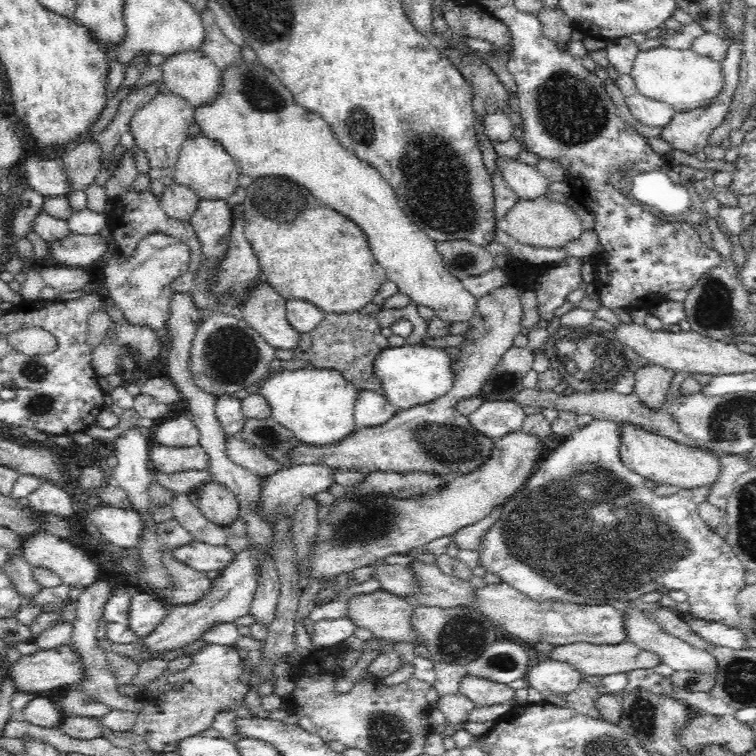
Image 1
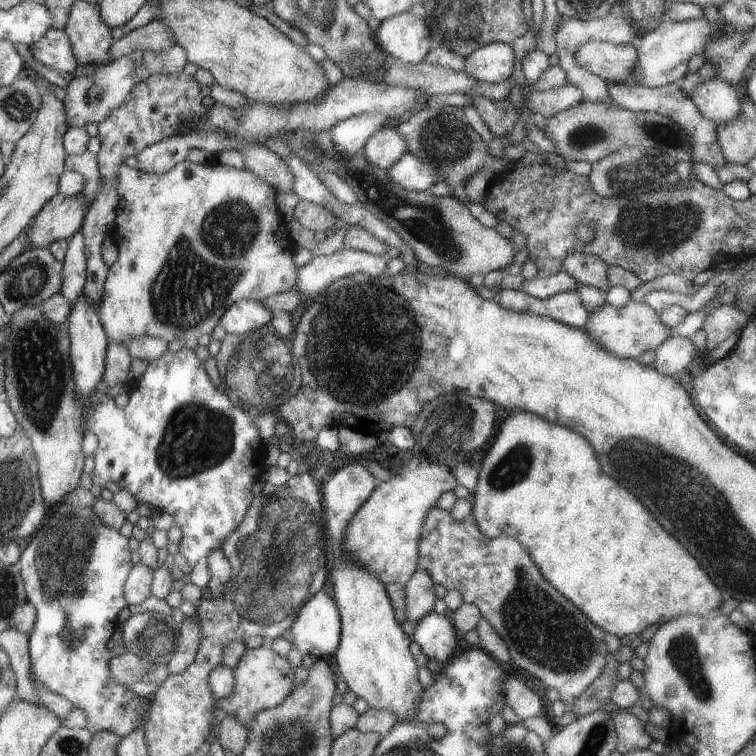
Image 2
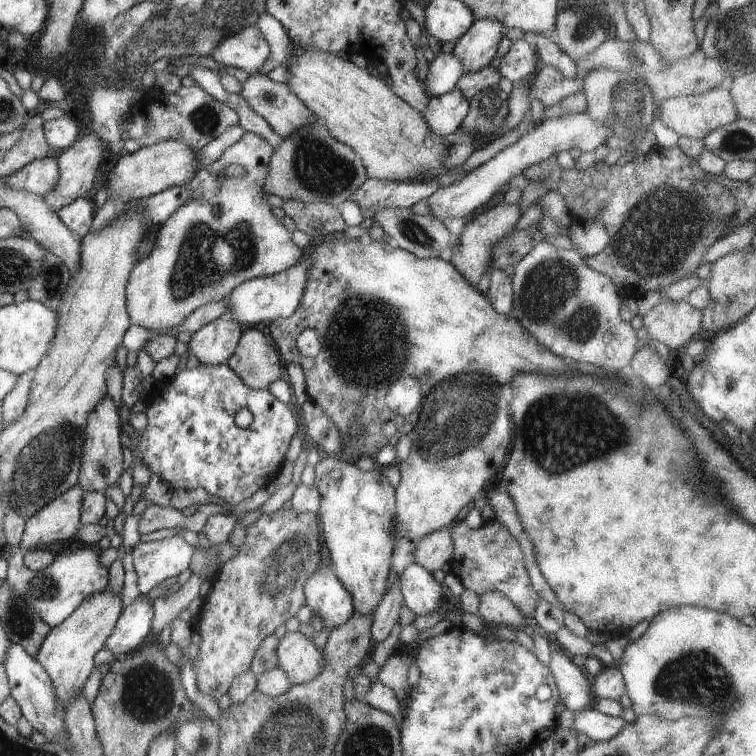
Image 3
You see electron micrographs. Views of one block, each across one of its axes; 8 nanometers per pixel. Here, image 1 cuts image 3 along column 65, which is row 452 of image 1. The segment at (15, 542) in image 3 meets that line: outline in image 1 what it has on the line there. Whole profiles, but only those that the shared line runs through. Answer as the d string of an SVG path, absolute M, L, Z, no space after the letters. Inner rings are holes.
M594 419L590 424L577 428L566 440L561 441L556 449L538 463L534 474L528 478L528 482L517 492L516 496L503 505L500 519L481 538L481 545L478 546L479 564L484 567L486 573L498 575L501 583L516 588L516 591L522 592L531 600L536 601L558 600L576 604L623 605L629 601L636 601L646 593L656 591L658 586L666 586L670 591L682 591L688 595L687 601L690 604L690 609L686 617L718 622L730 628L739 628L741 616L738 610L737 596L746 586L745 574L747 569L735 556L725 538L720 538L699 516L698 505L707 500L711 489L705 486L679 489L672 497L661 497L654 494L652 489L644 486L645 478L626 467L623 460L620 459L619 446L622 443L620 440L622 434L623 429L620 428L620 424L611 420Z

